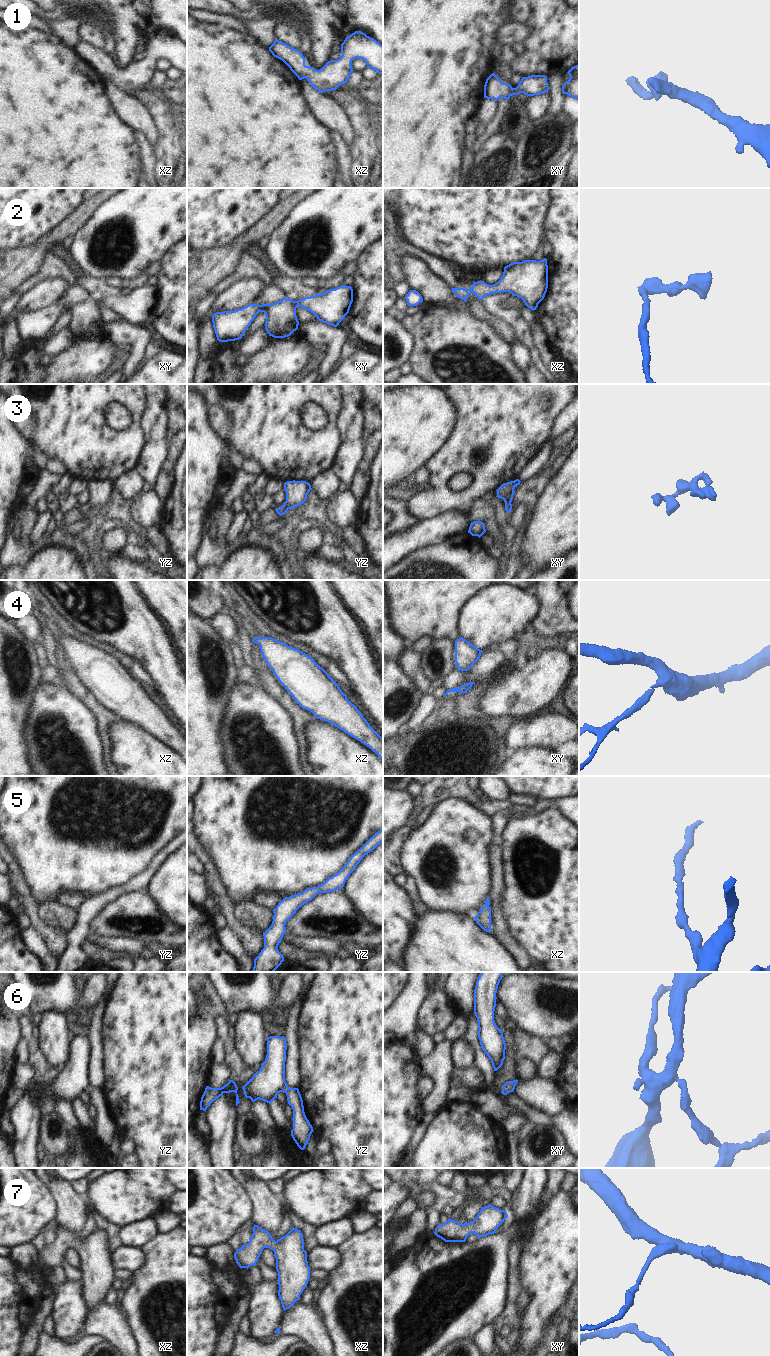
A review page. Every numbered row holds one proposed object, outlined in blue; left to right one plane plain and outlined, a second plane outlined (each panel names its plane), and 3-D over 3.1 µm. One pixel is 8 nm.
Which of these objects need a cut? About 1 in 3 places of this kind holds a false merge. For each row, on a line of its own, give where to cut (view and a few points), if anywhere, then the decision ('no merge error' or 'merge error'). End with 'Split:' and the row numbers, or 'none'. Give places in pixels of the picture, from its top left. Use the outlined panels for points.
1: cut none; no merge error
2: cut none; no merge error
3: cut none; no merge error
4: cut none; no merge error
5: cut none; no merge error
6: cut none; no merge error
7: cut none; no merge error
Split: none

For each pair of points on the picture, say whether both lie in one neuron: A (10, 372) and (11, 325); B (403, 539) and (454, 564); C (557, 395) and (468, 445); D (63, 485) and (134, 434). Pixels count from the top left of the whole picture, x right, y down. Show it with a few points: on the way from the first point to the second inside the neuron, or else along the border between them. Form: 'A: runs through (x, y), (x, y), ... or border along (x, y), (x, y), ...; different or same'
A: border along (10, 358), (12, 359); different
B: border along (444, 541), (417, 549), (401, 560); different
C: runs through (535, 395), (529, 395), (490, 434); same
D: border along (66, 471), (74, 479); different

